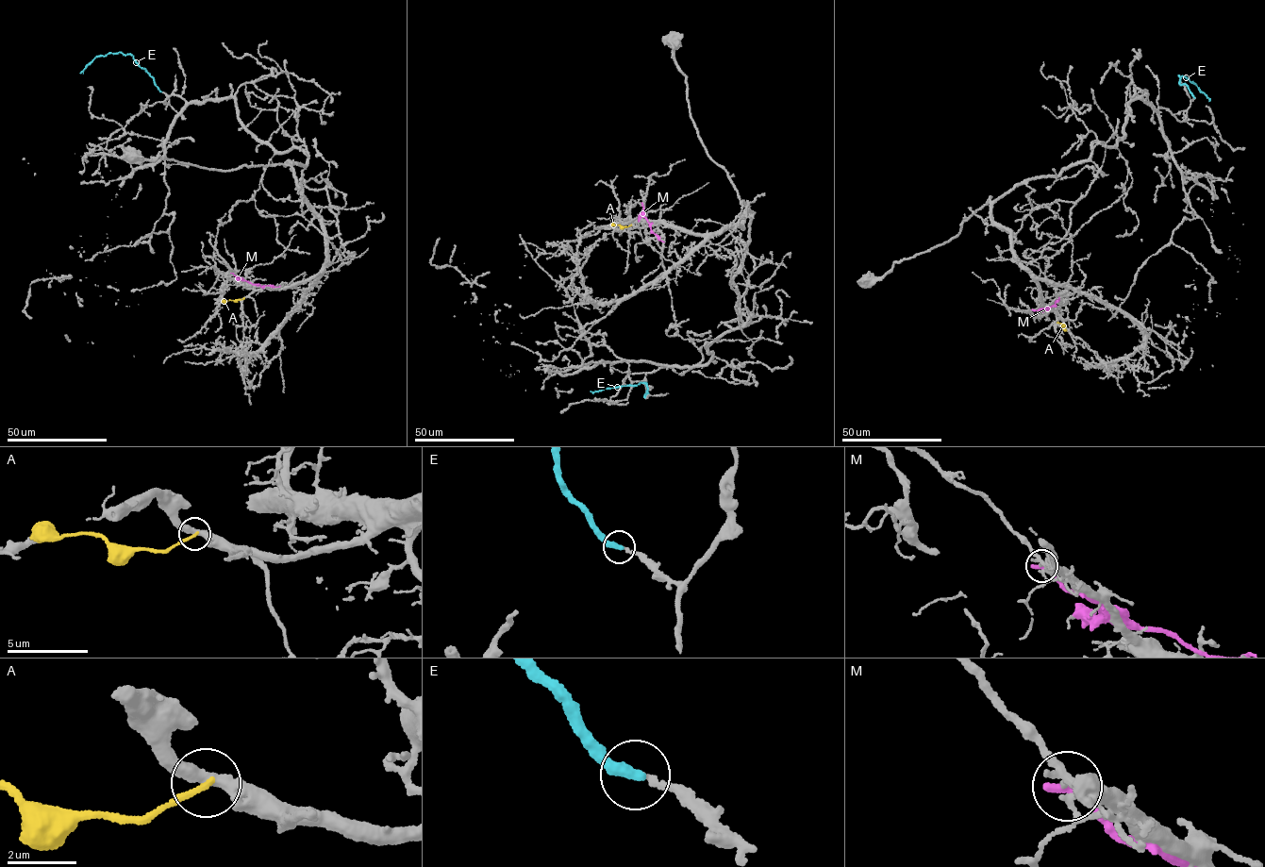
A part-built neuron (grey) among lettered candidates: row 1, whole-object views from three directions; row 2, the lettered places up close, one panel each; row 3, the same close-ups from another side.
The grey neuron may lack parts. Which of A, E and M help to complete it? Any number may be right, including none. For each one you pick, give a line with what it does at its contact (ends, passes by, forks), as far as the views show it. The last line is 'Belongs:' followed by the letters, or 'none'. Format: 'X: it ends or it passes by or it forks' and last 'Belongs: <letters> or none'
Belongs: none

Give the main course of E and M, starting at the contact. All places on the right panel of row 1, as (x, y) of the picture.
E: (1194, 97), (1186, 85), (1179, 83), (1179, 75), (1195, 84), (1209, 101)
M: (1032, 309), (1054, 306), (1059, 297)

